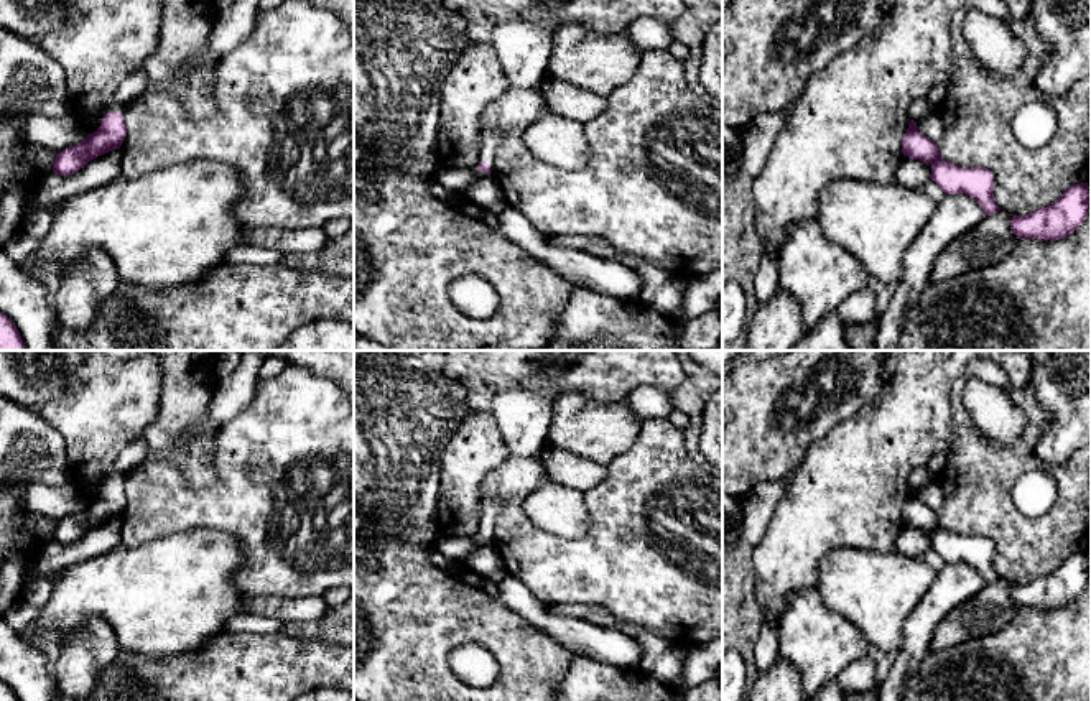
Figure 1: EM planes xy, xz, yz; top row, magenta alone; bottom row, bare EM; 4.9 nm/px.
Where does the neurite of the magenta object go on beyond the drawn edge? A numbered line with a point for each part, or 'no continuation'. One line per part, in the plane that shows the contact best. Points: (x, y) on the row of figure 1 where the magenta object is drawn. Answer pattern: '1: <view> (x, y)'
1: xz (491, 139)

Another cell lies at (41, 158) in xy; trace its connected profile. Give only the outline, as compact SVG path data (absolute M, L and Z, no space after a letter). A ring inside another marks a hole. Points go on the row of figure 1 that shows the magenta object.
M26 145L23 153L26 156L28 165L35 166L43 174L53 173L53 163L58 151L46 146Z

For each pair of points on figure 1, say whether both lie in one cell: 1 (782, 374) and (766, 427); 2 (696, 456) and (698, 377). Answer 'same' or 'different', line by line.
1: same
2: same

